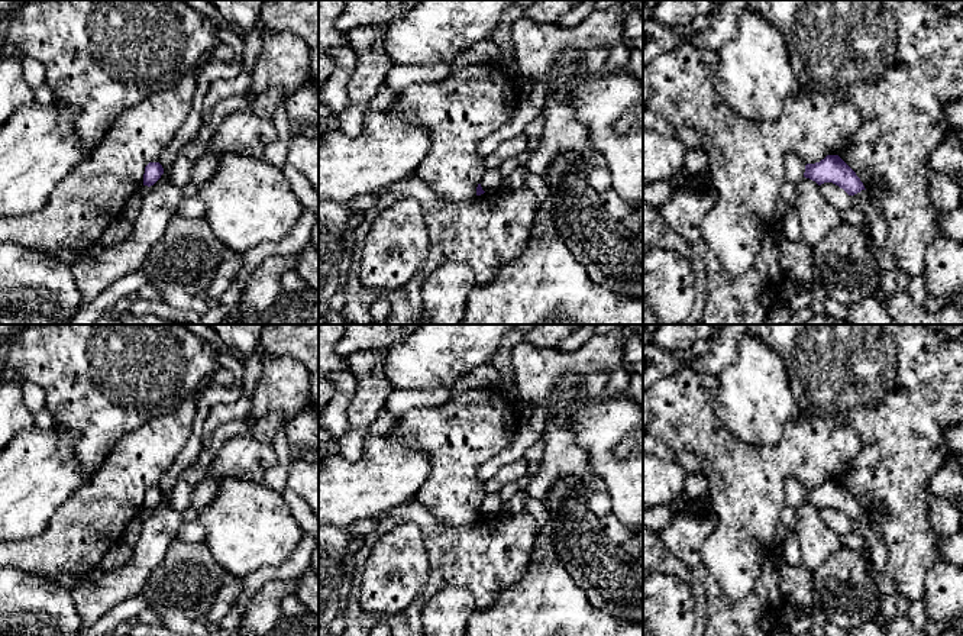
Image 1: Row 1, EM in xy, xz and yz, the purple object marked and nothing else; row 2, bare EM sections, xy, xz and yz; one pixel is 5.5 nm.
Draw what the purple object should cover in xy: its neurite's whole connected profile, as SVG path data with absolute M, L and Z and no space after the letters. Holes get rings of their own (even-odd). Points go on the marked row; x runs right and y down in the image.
M149 162L145 167L143 185L148 187L154 185L161 178L162 174L164 168L159 162Z

